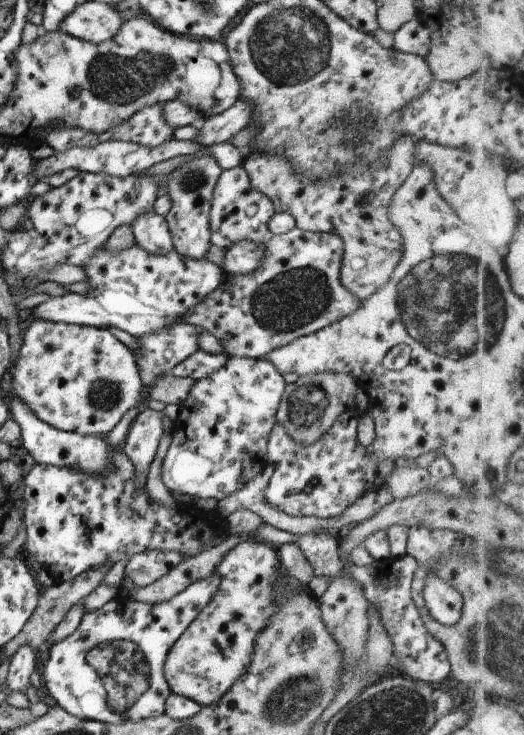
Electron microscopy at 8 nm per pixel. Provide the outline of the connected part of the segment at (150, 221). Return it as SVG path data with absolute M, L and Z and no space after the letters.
M146 212L146 214L138 216L138 220L134 220L131 227L138 248L146 250L148 254L168 256L175 250L167 220L162 215Z

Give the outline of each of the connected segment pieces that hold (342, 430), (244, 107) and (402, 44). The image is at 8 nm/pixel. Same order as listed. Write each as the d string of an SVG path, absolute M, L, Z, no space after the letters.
M357 409L346 410L340 415L340 418L332 424L332 428L316 440L316 444L302 446L294 442L278 423L274 424L268 441L268 452L266 463L272 466L272 473L266 488L266 502L282 510L290 516L316 516L318 518L332 518L341 515L348 506L352 506L358 497L362 497L367 490L377 490L386 482L386 478L394 472L397 467L394 459L384 460L374 464L366 448L357 441L357 424L361 412Z
M239 98L234 106L212 118L205 119L203 127L198 130L198 136L192 142L205 147L225 143L242 128L249 126L252 116L254 108L250 108L250 100Z
M417 17L403 24L395 33L392 48L425 57L430 50L431 30Z

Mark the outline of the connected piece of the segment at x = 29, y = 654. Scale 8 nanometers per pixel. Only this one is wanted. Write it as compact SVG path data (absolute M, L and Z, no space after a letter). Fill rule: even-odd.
M22 646L10 660L8 666L9 672L7 676L7 685L12 692L28 692L28 688L32 685L30 682L30 674L36 668L35 651L30 646Z

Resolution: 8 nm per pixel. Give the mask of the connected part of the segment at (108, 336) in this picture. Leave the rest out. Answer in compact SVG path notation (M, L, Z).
M33 320L28 328L23 332L22 346L16 356L16 361L13 362L11 367L8 384L11 386L11 392L16 394L22 404L26 404L26 408L30 408L34 412L34 416L38 416L42 422L47 422L50 426L64 432L75 432L81 435L108 435L112 429L122 420L122 417L132 410L138 400L143 399L146 395L146 386L142 384L140 372L138 372L138 364L134 353L121 341L118 337L113 335L113 332L105 328L69 325L64 323L54 324L53 322L46 322L46 320Z

